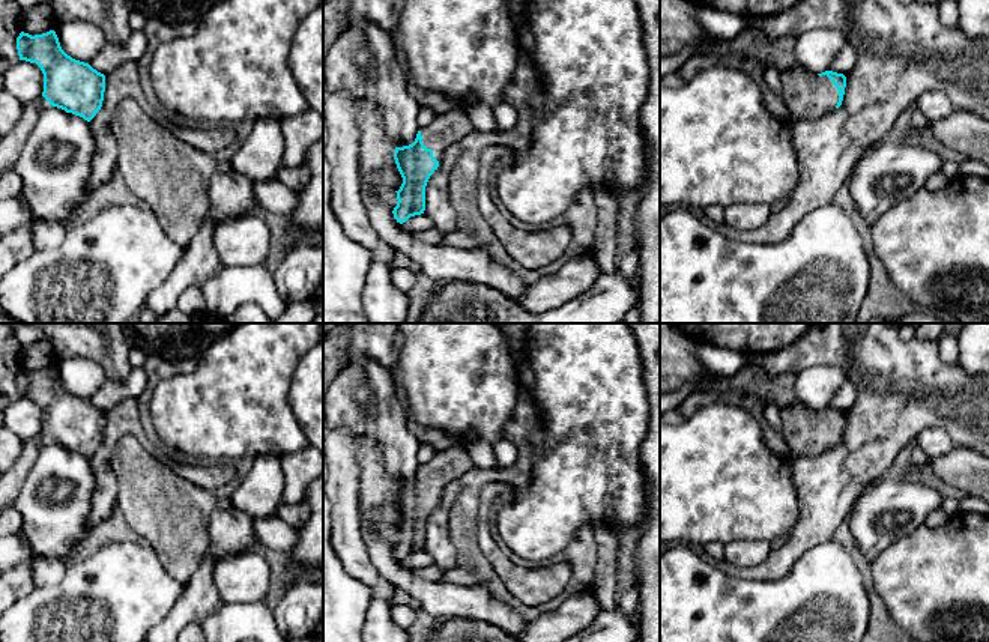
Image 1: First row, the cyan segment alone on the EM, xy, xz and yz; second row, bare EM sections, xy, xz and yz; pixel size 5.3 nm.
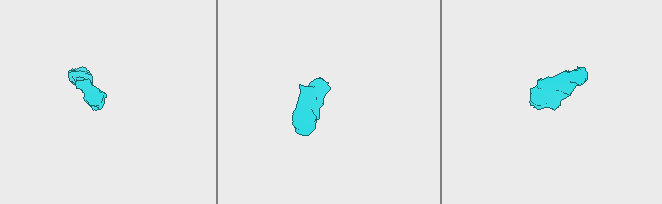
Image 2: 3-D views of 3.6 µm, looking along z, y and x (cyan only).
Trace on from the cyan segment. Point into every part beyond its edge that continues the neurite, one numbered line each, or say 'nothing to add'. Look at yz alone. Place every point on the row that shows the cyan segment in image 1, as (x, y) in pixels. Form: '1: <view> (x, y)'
1: yz (807, 96)

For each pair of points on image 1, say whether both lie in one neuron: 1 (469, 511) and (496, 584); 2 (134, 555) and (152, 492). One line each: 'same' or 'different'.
1: same
2: different

